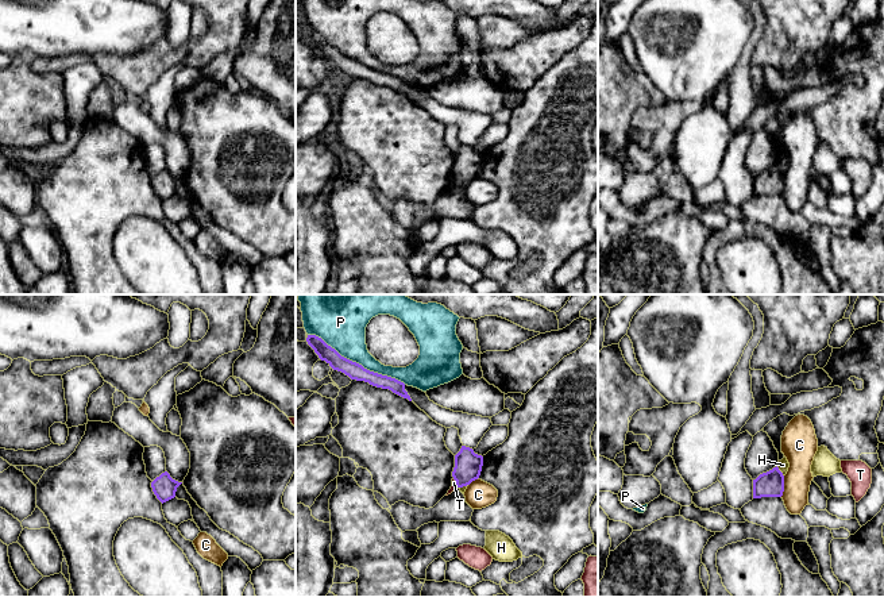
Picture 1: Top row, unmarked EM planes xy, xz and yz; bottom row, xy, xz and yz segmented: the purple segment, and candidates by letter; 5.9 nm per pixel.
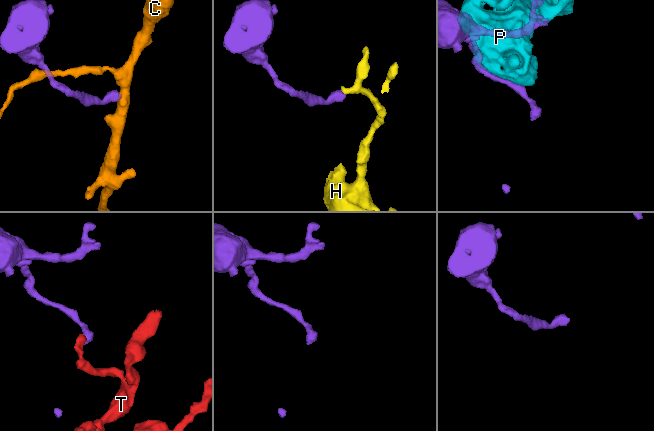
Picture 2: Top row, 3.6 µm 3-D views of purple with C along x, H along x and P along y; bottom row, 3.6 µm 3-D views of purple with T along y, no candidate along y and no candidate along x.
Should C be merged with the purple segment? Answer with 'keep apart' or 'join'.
keep apart

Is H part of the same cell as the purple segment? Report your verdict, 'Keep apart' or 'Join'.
Keep apart

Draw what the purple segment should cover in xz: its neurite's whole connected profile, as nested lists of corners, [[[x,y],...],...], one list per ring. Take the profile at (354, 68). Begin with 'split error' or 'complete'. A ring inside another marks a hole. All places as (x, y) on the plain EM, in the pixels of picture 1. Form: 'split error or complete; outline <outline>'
complete; outline [[[308,32],[306,39],[319,53],[319,55],[321,58],[325,58],[333,68],[344,70],[351,77],[364,78],[372,84],[389,86],[393,90],[412,99],[410,93],[405,88],[404,80],[387,73],[370,69],[362,62],[341,54],[335,46],[328,43],[321,35],[316,32]]]

